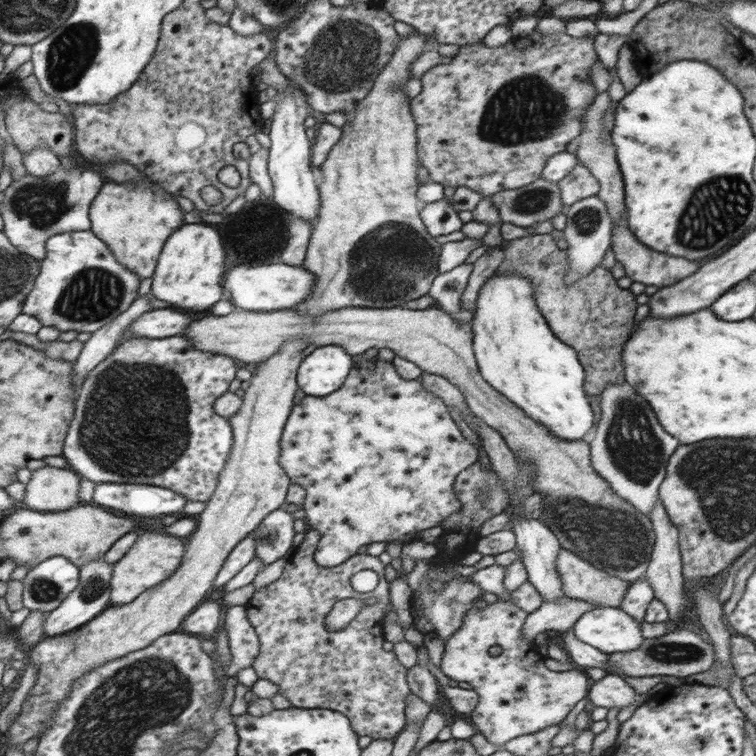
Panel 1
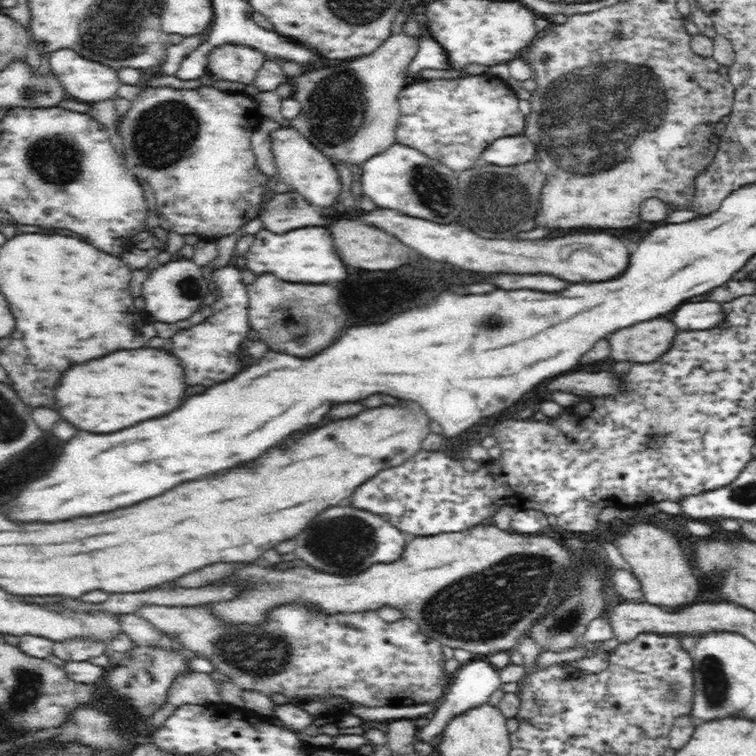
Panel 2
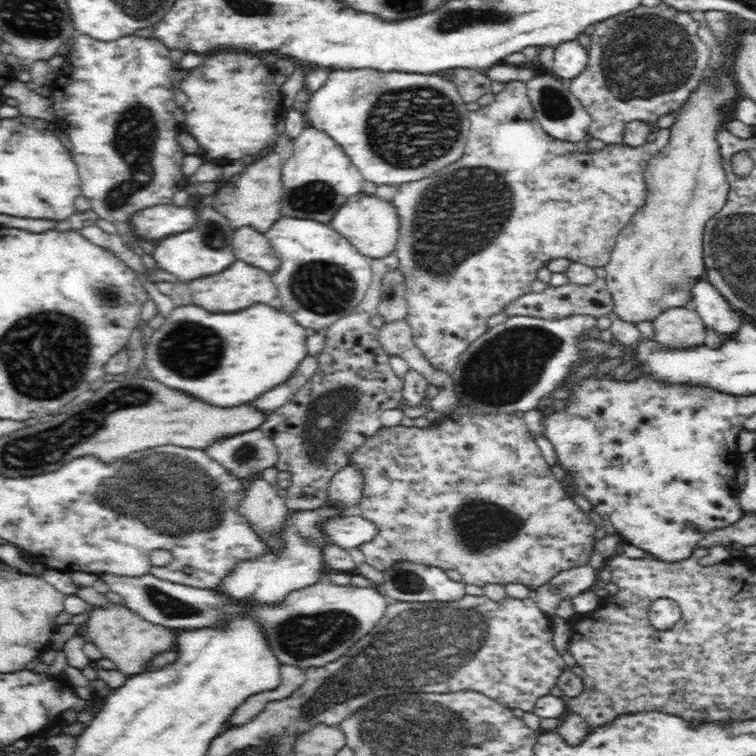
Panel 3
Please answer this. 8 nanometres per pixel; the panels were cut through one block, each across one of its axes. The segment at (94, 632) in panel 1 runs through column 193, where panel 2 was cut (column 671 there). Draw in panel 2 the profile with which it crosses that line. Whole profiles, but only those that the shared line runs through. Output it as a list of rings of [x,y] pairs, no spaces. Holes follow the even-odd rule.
[[[640,523],[634,524],[624,536],[616,540],[618,550],[629,566],[631,574],[641,584],[641,592],[644,592],[644,601],[653,606],[668,608],[677,611],[686,607],[686,604],[699,602],[696,600],[700,594],[697,577],[686,564],[685,552],[678,544],[678,534],[667,530],[662,524]]]

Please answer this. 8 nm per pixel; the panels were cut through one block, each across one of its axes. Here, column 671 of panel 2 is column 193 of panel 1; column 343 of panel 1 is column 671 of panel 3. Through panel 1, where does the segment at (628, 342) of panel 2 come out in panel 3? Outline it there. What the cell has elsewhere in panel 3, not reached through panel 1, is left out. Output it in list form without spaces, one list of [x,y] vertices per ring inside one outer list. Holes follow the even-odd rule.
[[[690,306],[674,307],[657,316],[652,341],[666,348],[691,348],[705,345],[708,329]]]

